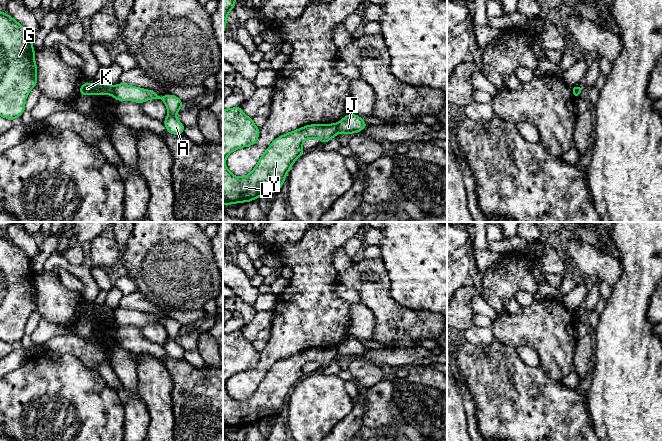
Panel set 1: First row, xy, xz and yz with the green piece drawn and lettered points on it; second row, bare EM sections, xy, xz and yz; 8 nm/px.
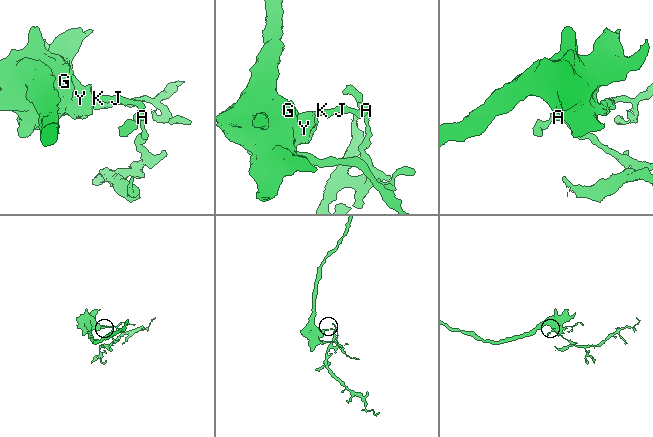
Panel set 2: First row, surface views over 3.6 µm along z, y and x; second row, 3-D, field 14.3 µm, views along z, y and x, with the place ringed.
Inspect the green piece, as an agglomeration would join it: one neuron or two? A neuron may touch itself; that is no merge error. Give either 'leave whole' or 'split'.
split

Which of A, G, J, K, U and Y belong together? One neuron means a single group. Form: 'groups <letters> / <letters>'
groups A J / G K U Y

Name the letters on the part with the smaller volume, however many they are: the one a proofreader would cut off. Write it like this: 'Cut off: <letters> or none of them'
Cut off: A, J

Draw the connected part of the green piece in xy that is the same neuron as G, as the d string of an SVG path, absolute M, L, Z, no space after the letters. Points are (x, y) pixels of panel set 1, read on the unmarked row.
M0 235L0 339L10 345L21 341L30 314L37 309L37 288L31 258L7 237Z

